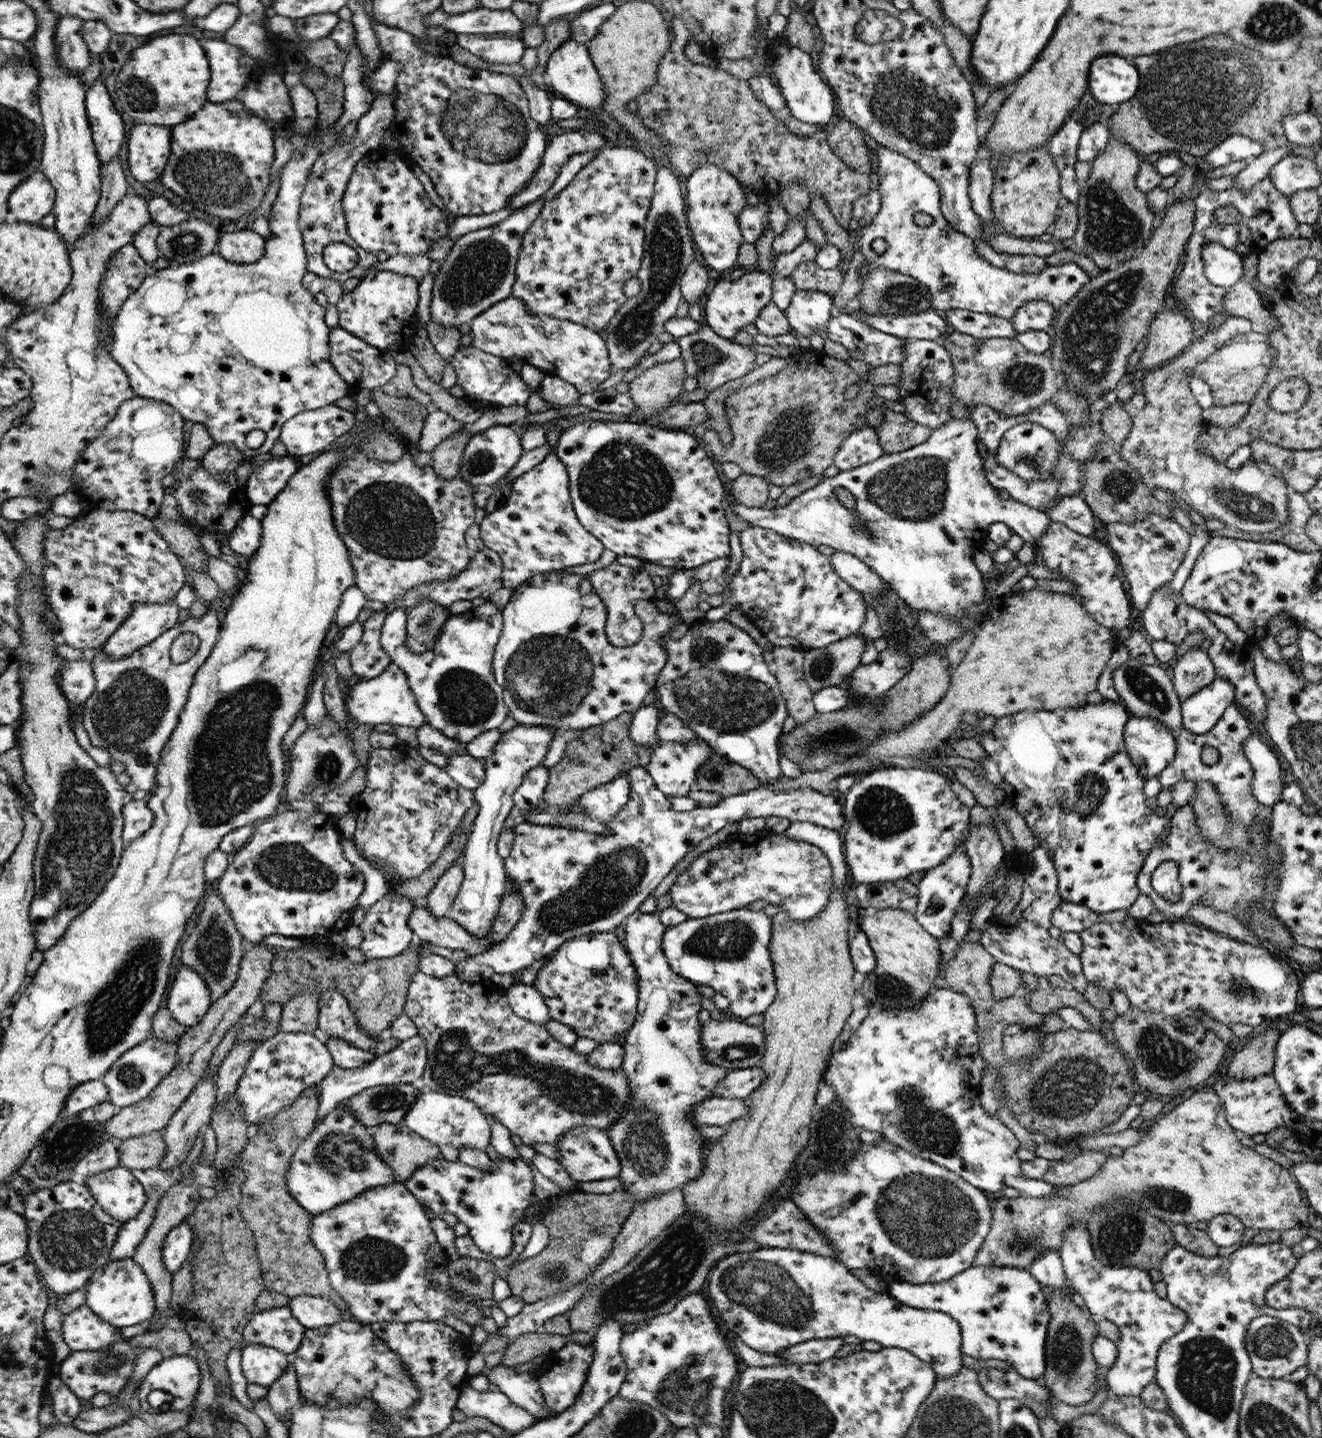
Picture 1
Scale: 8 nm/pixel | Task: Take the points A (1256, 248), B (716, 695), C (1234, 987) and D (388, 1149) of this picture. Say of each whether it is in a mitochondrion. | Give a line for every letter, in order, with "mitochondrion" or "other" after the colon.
A: other
B: mitochondrion
C: mitochondrion
D: mitochondrion

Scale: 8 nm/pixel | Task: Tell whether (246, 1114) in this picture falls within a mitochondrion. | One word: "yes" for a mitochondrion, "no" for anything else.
no

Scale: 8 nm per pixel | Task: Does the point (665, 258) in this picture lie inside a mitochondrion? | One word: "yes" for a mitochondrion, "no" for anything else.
yes

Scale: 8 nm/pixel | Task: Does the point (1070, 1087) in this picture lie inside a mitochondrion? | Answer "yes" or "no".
yes

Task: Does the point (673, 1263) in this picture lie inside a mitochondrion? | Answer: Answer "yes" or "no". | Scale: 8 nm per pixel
yes

